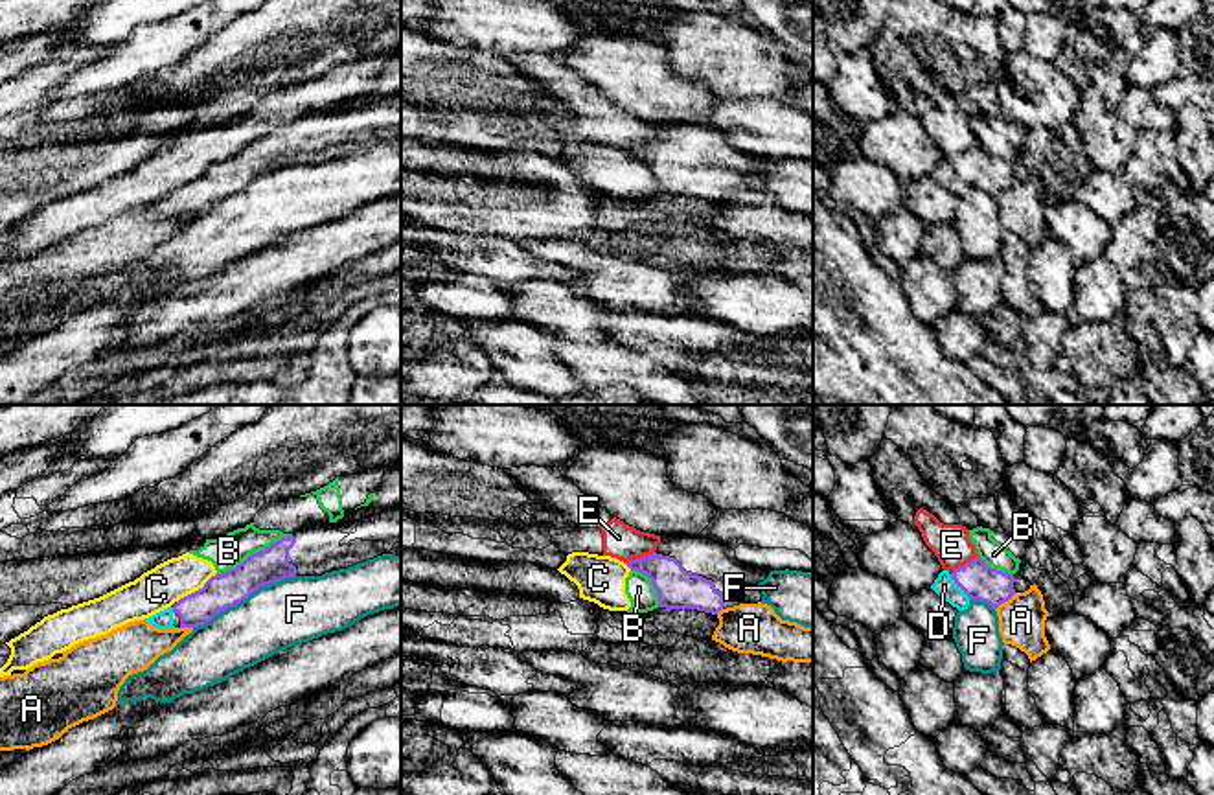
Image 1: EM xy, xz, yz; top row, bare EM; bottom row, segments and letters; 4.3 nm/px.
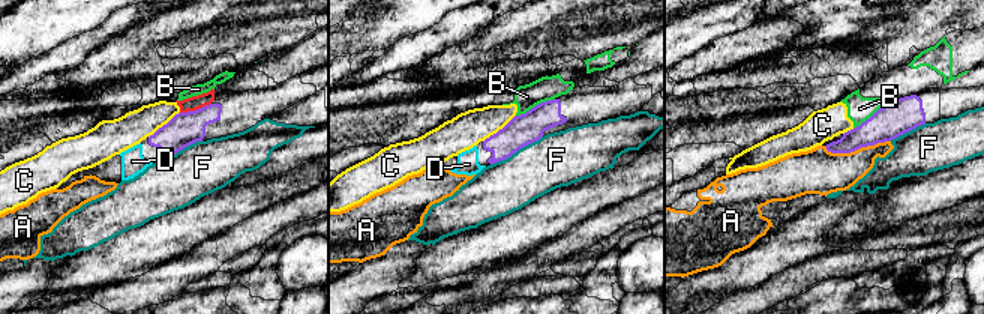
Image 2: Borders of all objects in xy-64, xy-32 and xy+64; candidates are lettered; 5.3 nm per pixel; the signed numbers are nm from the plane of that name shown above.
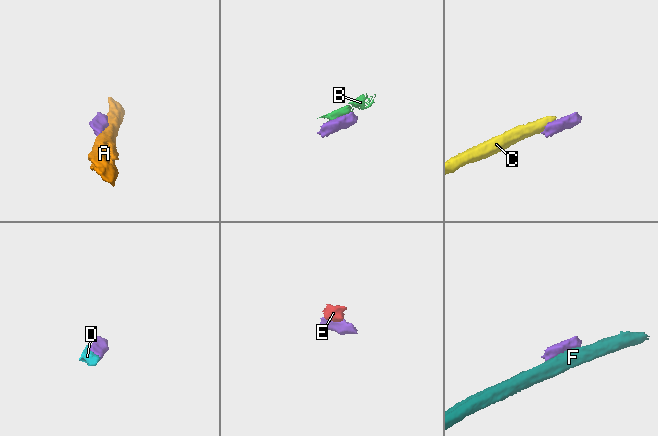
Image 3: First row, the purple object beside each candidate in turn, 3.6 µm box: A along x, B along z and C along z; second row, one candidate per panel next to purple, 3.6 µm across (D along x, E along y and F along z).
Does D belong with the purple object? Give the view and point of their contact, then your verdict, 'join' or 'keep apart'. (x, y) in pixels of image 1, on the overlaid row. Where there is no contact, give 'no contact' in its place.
contact yz (959, 586); join

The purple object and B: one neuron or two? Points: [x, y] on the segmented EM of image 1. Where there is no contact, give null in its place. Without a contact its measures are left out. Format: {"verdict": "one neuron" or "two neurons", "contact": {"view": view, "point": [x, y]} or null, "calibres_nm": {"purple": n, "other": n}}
{"verdict": "two neurons", "contact": {"view": "xy", "point": [256, 553]}, "calibres_nm": {"purple": 160, "other": 150}}

